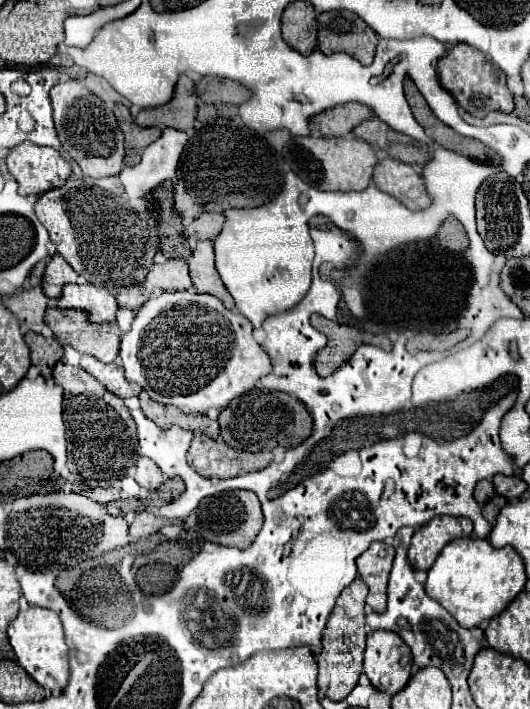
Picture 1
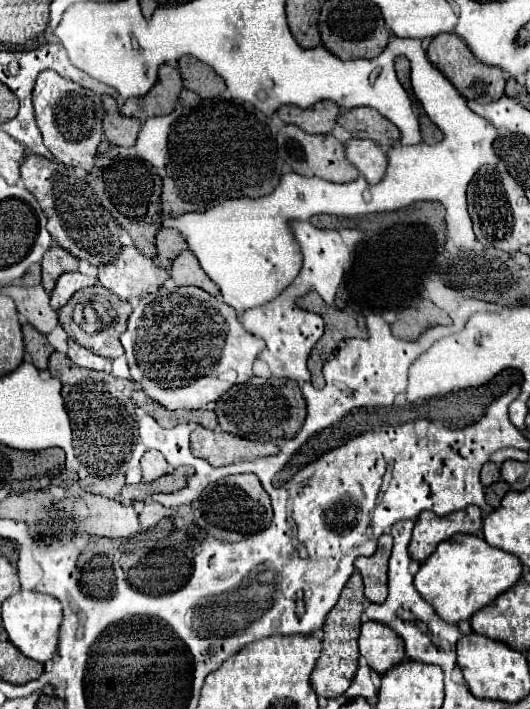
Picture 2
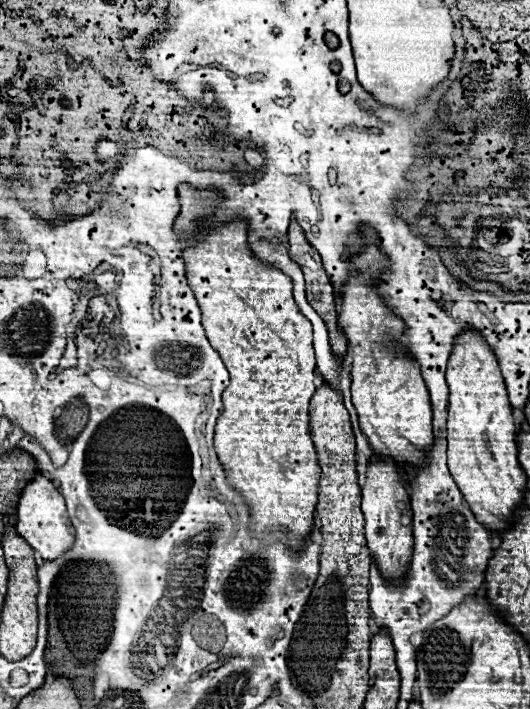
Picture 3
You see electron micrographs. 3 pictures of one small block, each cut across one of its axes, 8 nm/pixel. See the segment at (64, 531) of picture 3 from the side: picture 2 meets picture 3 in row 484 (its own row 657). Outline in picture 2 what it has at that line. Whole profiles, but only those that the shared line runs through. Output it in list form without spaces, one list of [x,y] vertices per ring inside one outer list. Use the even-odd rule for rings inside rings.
[[[20,590],[18,594],[10,596],[2,604],[2,622],[8,634],[8,640],[30,660],[46,664],[54,658],[60,638],[60,624],[62,624],[62,606],[54,596],[42,592]]]

